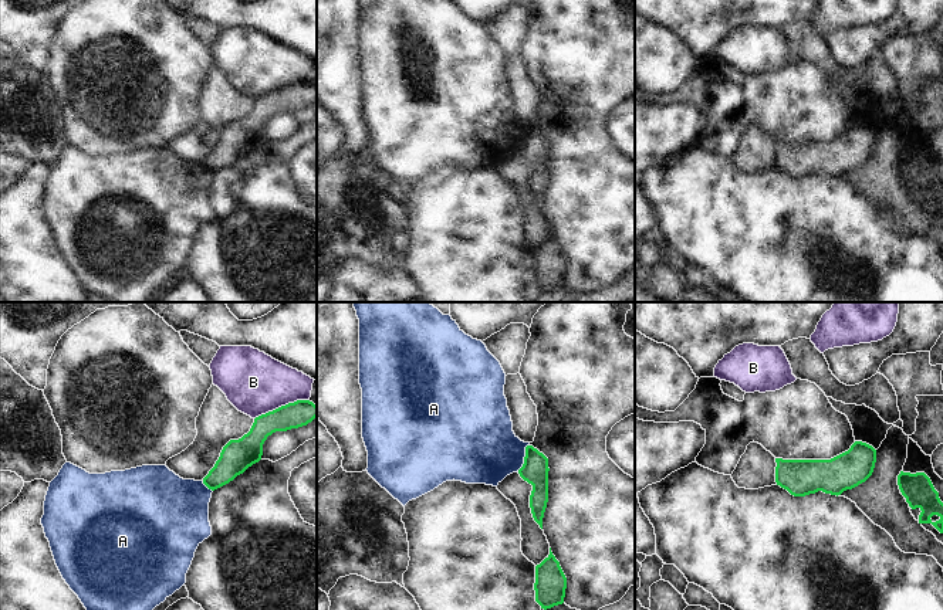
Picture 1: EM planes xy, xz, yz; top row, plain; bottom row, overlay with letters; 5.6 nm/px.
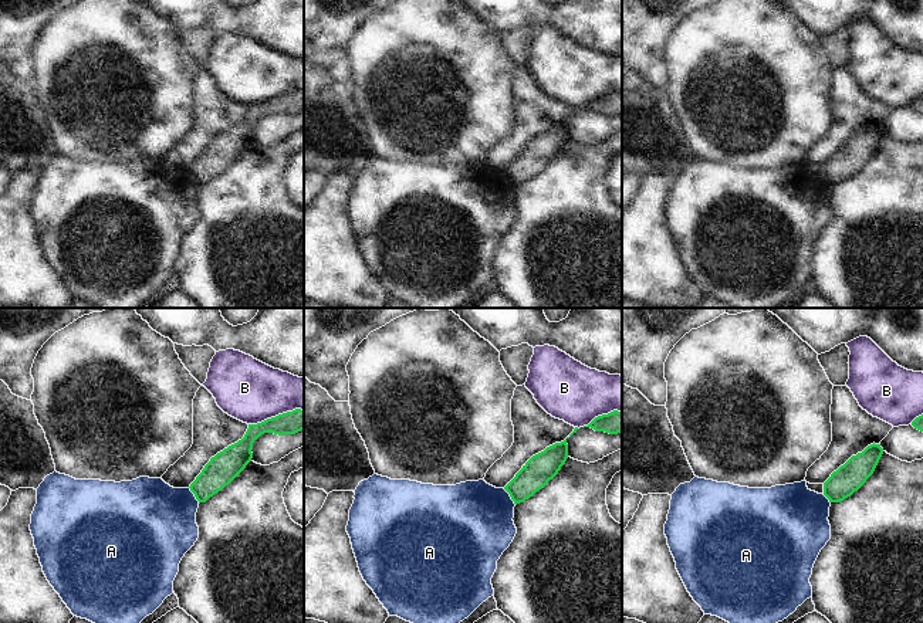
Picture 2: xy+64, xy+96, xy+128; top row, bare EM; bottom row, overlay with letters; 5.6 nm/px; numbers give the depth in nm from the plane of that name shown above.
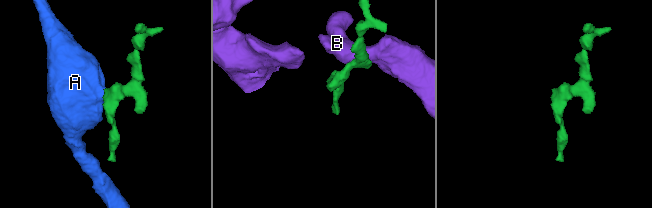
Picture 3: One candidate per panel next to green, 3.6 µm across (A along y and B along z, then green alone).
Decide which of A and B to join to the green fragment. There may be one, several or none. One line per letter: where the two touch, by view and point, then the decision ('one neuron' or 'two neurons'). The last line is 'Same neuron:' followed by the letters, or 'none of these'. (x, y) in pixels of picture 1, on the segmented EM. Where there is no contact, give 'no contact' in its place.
A: contact xz (524, 458); two neurons
B: contact xy (281, 406); two neurons
Same neuron: none of these

